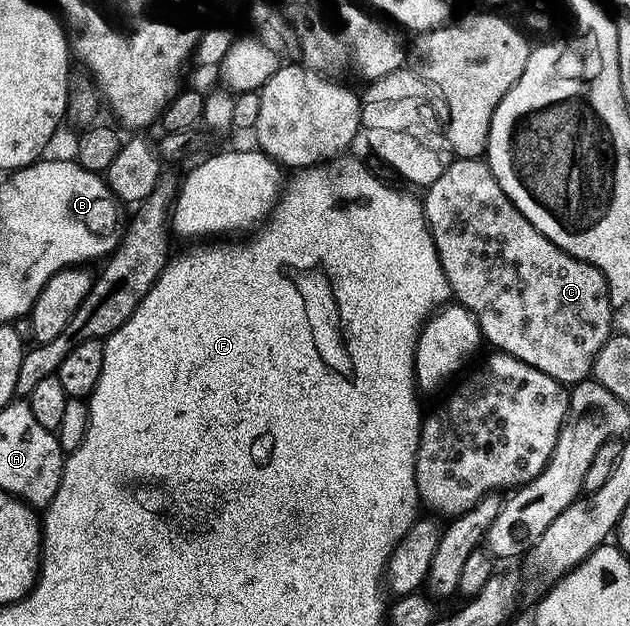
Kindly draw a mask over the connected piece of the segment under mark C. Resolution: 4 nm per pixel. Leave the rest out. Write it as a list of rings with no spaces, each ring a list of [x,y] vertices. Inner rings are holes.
[[[460,157],[451,160],[445,166],[440,177],[428,186],[424,194],[426,194],[426,197],[424,196],[426,225],[429,227],[432,239],[436,243],[440,267],[444,267],[444,275],[450,284],[453,300],[457,304],[464,306],[474,317],[474,321],[478,325],[478,332],[484,338],[485,344],[487,341],[488,344],[494,345],[490,347],[493,347],[497,352],[512,355],[516,359],[536,367],[536,371],[544,371],[544,375],[556,379],[564,387],[573,387],[579,381],[587,380],[594,368],[594,357],[600,351],[603,343],[612,336],[610,288],[600,270],[588,263],[584,263],[580,259],[576,259],[572,255],[568,255],[544,235],[540,235],[540,231],[536,231],[536,227],[532,227],[532,223],[528,223],[528,219],[524,219],[524,215],[520,215],[520,211],[508,199],[508,195],[504,195],[500,183],[496,183],[496,179],[485,160],[477,157]]]

